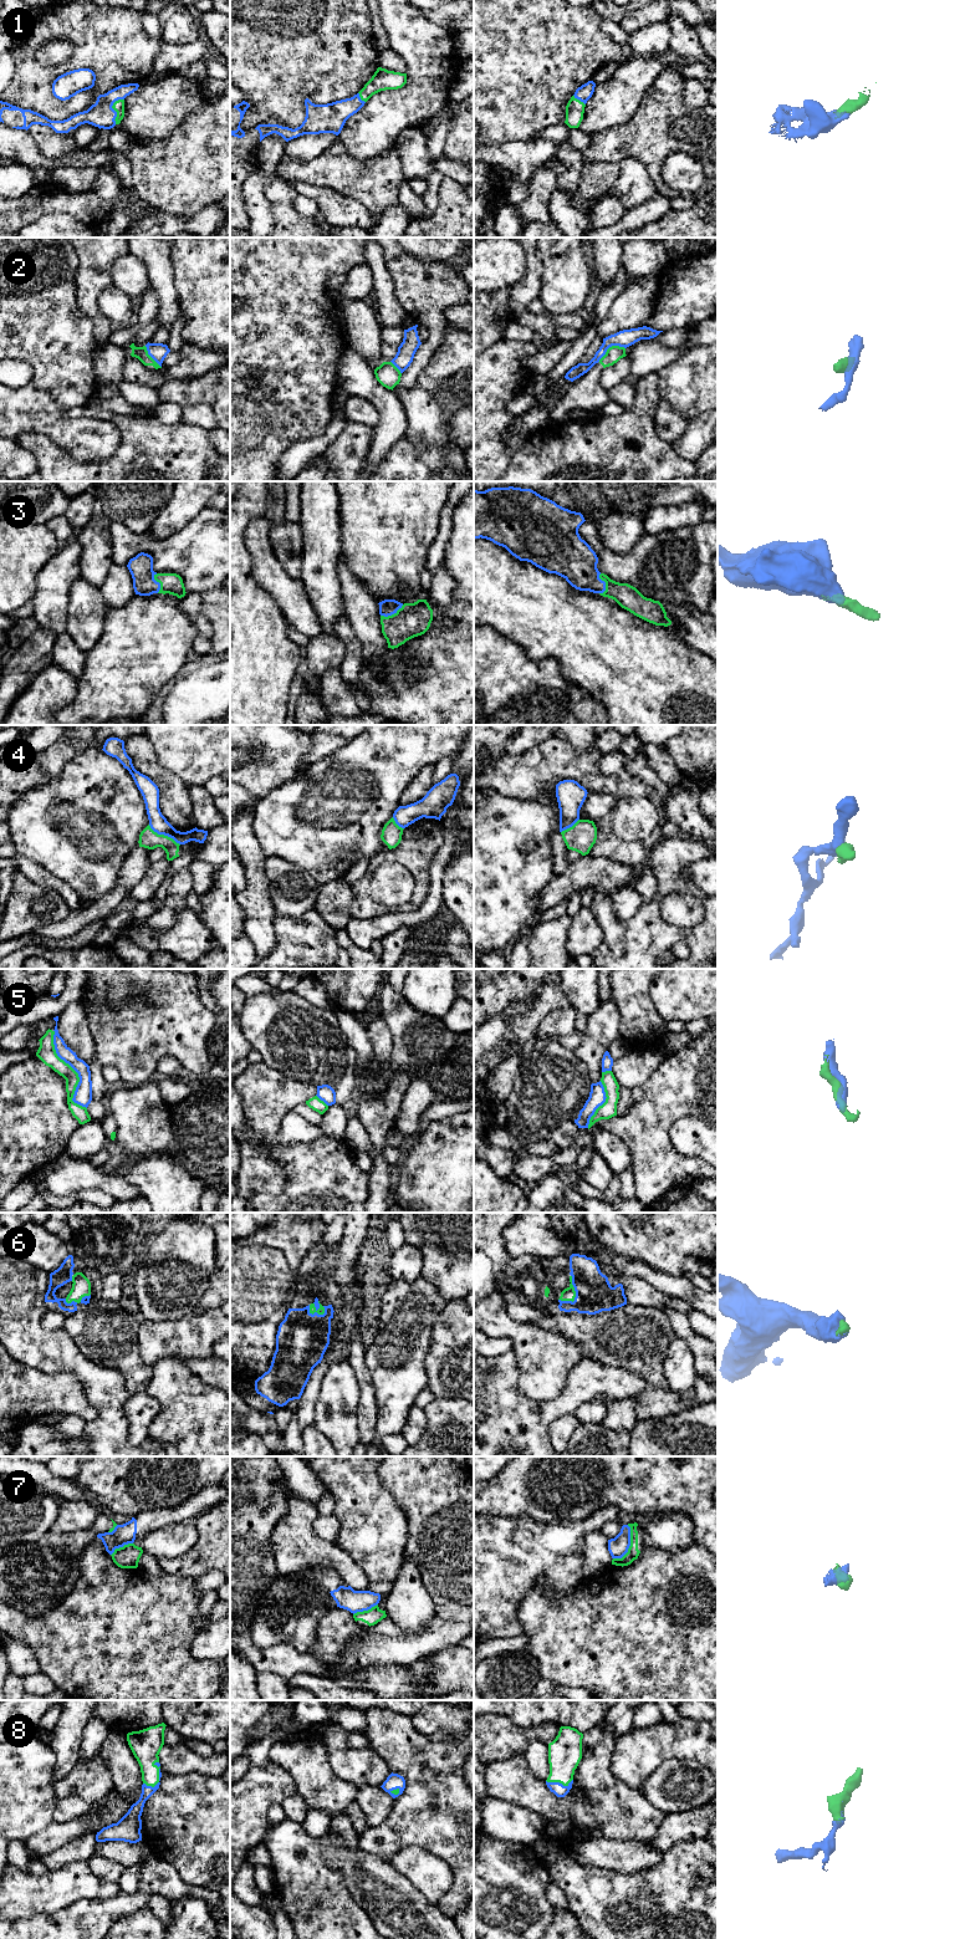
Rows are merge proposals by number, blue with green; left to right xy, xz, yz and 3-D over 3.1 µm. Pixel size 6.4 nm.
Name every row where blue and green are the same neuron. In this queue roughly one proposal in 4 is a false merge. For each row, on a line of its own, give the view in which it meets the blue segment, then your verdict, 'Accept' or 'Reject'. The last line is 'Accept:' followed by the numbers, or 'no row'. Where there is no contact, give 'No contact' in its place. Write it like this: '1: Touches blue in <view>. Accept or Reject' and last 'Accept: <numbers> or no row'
1: Touches blue in xy. Accept
2: Touches blue in yz. Reject
3: Touches blue in xz. Accept
4: Touches blue in xy. Accept
5: Touches blue in xy. Reject
6: Touches blue in xz. Accept
7: Touches blue in yz. Reject
8: Touches blue in xy. Accept
Accept: 1, 3, 4, 6, 8

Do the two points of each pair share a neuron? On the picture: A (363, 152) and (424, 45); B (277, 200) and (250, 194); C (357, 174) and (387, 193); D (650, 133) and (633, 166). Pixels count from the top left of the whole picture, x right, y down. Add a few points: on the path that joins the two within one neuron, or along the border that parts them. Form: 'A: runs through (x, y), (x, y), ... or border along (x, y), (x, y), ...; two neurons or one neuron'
A: runs through (382, 126), (423, 85), (424, 71); one neuron
B: border along (267, 183), (265, 198), (272, 209), (275, 224); two neurons
C: runs through (364, 182), (372, 183), (379, 190); one neuron
D: border along (621, 161), (634, 157), (643, 166), (653, 184); two neurons

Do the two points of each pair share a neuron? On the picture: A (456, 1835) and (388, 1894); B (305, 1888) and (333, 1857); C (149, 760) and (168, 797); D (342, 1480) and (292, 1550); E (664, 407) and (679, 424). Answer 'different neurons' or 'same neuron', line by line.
A: different neurons
B: different neurons
C: same neuron
D: different neurons
E: same neuron

